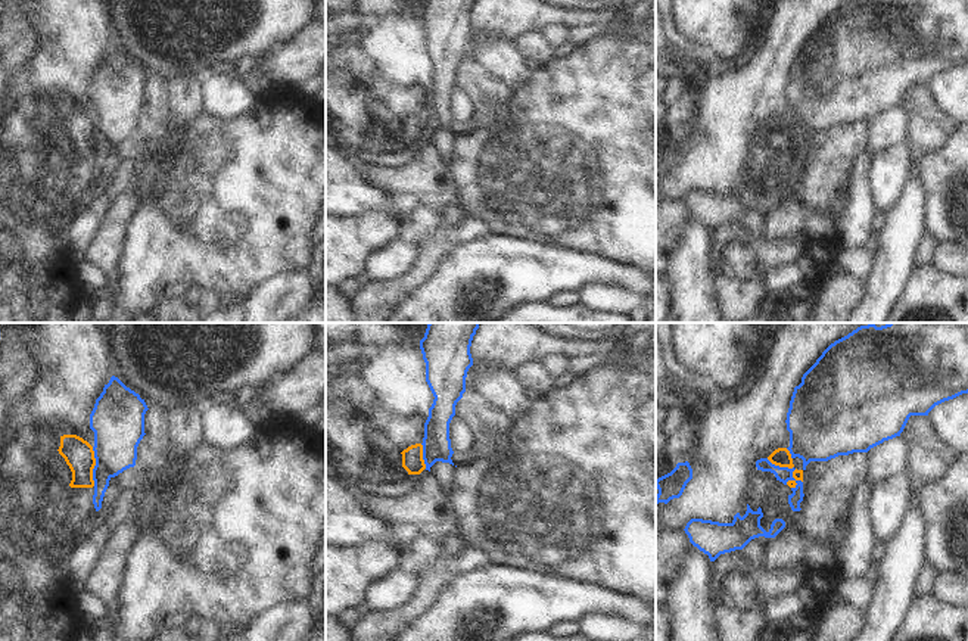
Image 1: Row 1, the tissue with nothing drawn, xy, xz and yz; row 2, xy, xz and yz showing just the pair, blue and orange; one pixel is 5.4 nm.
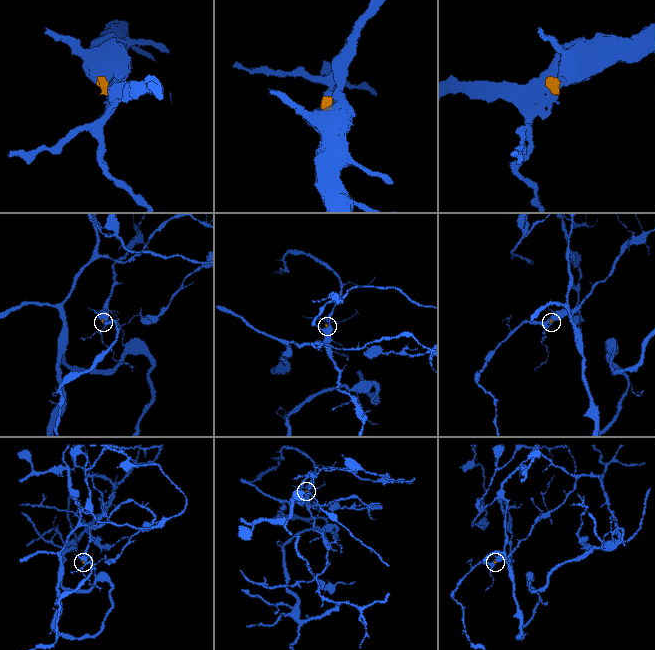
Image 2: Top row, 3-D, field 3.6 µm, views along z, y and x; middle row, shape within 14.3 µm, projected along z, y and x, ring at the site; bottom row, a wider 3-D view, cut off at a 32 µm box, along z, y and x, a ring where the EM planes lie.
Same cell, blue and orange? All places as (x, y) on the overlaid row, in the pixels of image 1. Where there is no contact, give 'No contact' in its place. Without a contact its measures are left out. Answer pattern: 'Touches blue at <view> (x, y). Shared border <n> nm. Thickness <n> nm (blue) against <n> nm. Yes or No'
Touches blue at yz (787, 467). Shared border 240 nm. Thickness 80 nm (blue) against 60 nm. Yes.

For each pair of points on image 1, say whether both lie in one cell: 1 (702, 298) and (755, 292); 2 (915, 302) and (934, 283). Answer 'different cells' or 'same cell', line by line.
1: different cells
2: same cell

